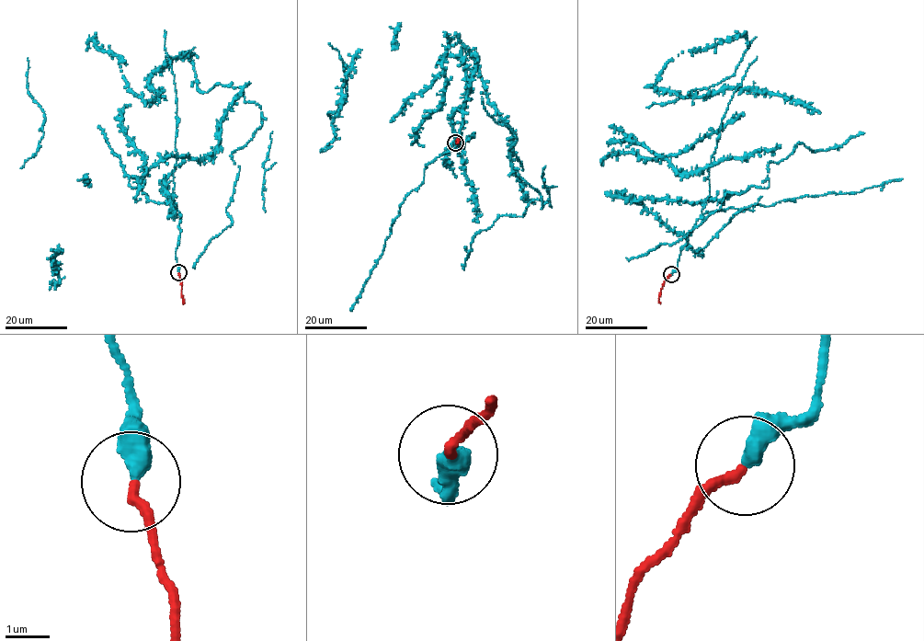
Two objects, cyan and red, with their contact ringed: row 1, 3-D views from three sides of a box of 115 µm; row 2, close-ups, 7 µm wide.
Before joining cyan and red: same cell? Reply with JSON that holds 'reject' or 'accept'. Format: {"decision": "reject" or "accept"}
{"decision": "accept"}

